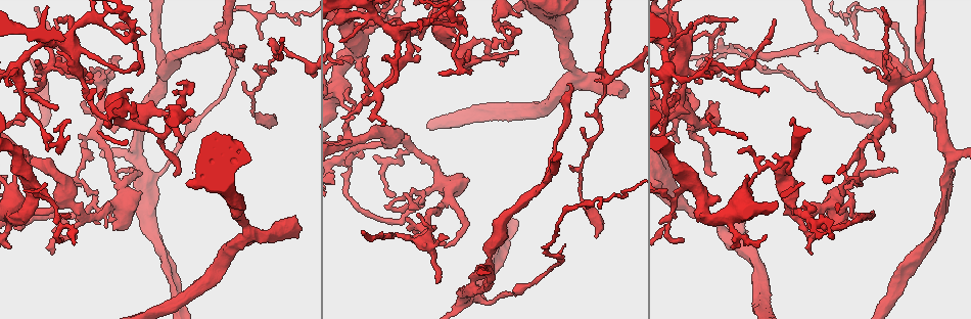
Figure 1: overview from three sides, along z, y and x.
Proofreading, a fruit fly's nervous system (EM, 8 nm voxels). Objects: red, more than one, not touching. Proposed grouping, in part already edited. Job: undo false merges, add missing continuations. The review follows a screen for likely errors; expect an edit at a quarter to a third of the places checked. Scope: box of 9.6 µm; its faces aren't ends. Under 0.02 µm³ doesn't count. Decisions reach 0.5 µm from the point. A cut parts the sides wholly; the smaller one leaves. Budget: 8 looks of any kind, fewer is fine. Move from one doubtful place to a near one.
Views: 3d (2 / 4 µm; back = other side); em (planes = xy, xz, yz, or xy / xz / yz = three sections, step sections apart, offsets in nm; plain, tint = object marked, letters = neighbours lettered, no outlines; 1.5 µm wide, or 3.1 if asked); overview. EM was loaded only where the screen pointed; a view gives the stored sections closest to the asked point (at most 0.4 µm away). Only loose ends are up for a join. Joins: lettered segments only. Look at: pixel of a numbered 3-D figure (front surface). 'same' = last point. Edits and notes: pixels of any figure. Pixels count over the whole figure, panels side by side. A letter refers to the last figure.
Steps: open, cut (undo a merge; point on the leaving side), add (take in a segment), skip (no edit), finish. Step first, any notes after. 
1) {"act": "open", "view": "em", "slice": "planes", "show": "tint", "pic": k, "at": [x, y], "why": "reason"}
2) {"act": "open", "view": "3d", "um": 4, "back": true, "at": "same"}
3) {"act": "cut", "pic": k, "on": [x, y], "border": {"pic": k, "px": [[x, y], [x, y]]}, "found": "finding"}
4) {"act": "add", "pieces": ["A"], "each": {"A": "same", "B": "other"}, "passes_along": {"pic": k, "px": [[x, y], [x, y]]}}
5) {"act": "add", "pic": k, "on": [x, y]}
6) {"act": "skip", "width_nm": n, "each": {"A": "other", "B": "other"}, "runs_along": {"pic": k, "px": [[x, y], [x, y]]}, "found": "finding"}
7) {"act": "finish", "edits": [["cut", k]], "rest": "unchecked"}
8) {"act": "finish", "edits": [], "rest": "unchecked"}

{"act": "open", "view": "3d", "um": 4, "pic": 1, "at": [767, 89], "why": "thin end"}

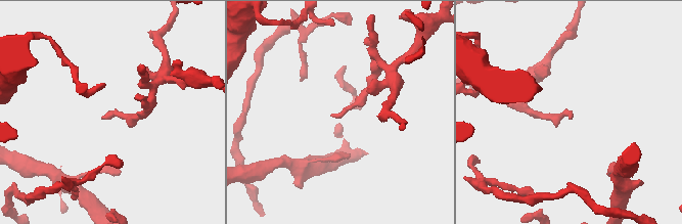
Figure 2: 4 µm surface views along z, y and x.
{"act": "open", "view": "em", "slice": "planes", "show": "letters", "pic": 2, "at": [102, 119], "why": "now the EM"}

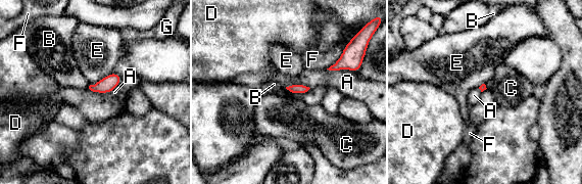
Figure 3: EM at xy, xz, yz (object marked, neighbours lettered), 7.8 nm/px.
{"act": "skip", "each": {"A": "other", "B": "other", "C": "other", "D": "other", "E": "other", "F": "other", "G": "other"}, "border": {"pic": 3, "px": [[326, 68], [352, 70], [356, 72]]}, "found": "none of them fits"}

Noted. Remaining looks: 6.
{"act": "open", "view": "em", "slice": "planes", "show": "letters", "pic": 1, "at": [416, 57], "why": "an open end"}

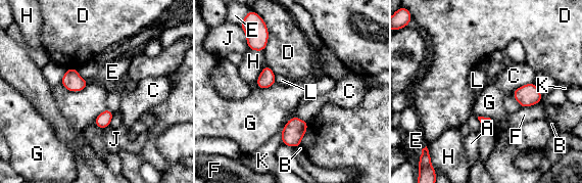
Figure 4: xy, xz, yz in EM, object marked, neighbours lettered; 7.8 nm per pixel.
{"act": "skip", "longest_contact_nm": ["G", 240], "each": {"A": "other", "B": "other", "C": "other", "D": "other", "E": "other", "F": "other", "G": "other", "H": "other", "J": "other", "K": "other", "L": "other"}, "found": "no lettered segment goes on from it"}

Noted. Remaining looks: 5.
{"act": "open", "view": "em", "slice": "planes", "show": "letters", "pic": 1, "at": [119, 171], "why": "thin end"}

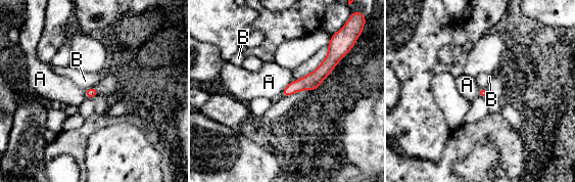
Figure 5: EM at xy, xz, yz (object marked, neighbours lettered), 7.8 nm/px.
{"act": "skip", "each": {"A": "other", "B": "other"}, "runs_along": {"pic": 5, "px": [[334, 53], [312, 81], [284, 94]]}, "found": "no lettered segment goes on from it"}

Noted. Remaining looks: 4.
{"act": "finish", "edits": [], "rest": "unchecked"}

